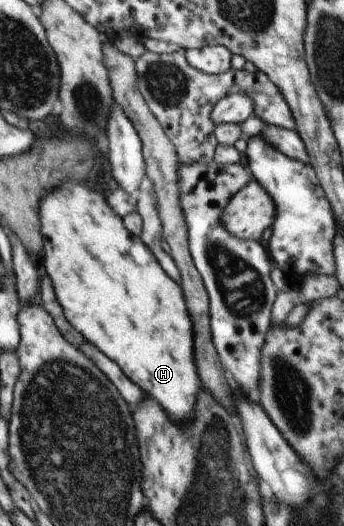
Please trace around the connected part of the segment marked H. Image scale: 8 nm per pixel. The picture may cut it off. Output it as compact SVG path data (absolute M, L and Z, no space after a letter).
M67 181L43 196L41 203L42 234L47 237L45 265L51 275L57 297L67 319L91 343L103 349L113 361L117 361L133 381L153 395L175 421L193 417L199 395L199 373L195 365L195 331L193 321L185 303L183 289L173 281L159 265L154 251L127 229L124 218L111 206L108 198L85 183Z

